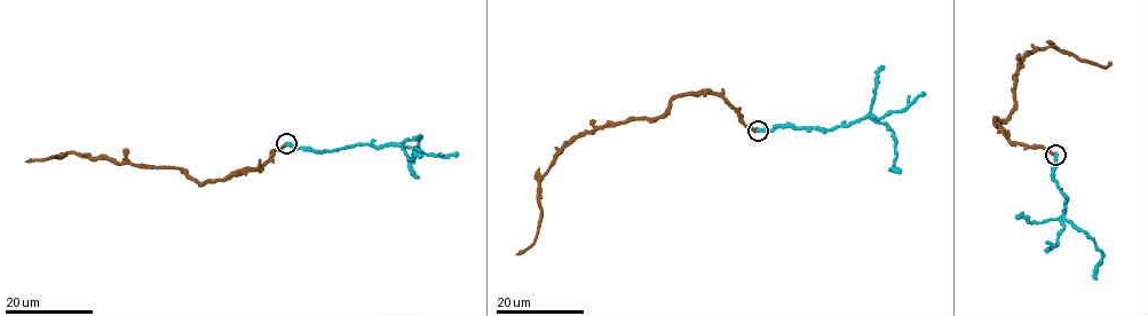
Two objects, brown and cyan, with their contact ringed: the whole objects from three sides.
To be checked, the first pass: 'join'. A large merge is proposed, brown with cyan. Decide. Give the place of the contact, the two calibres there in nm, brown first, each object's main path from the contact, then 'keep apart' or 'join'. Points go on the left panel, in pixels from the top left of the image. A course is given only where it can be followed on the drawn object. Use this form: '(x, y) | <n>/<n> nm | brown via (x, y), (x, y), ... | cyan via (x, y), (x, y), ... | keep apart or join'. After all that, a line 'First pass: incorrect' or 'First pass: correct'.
(286, 143) | 550/500 nm | brown via (286, 143), (259, 170), (202, 184), (176, 168), (116, 164), (72, 152), (25, 162) | cyan via (286, 143), (319, 151), (387, 145), (418, 135), (418, 148), (414, 149), (410, 166), (418, 178) | keep apart
First pass: incorrect

